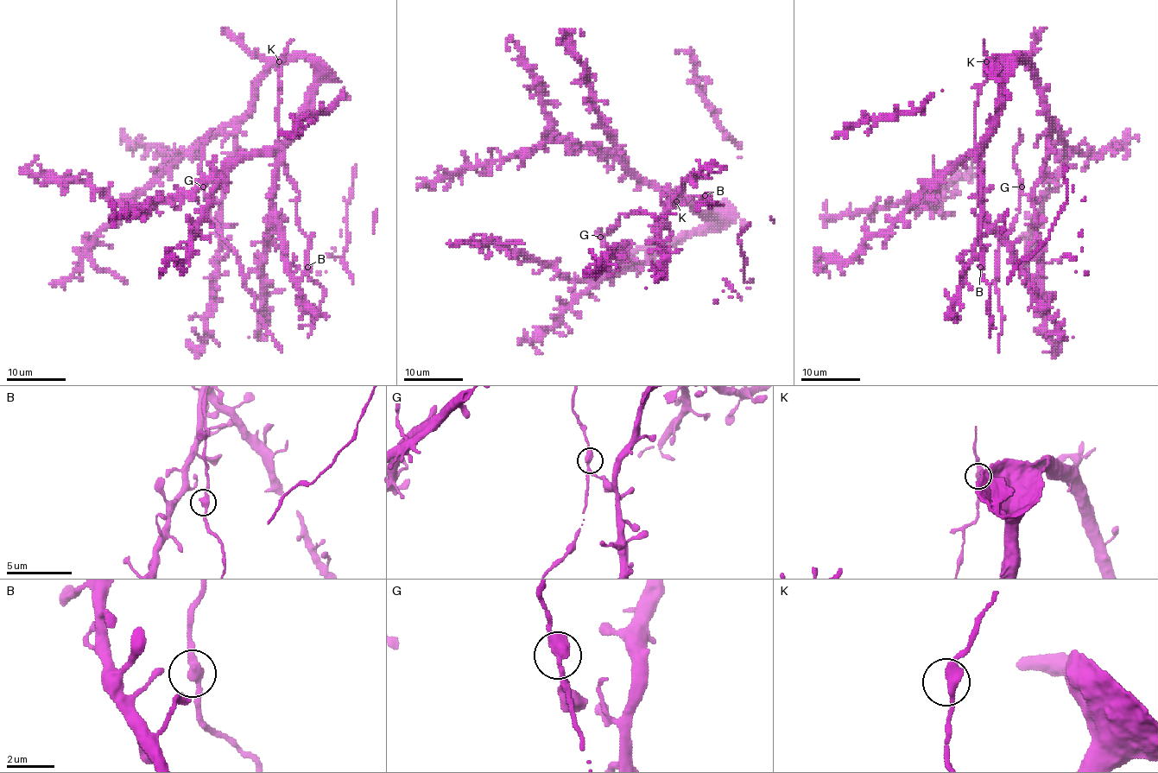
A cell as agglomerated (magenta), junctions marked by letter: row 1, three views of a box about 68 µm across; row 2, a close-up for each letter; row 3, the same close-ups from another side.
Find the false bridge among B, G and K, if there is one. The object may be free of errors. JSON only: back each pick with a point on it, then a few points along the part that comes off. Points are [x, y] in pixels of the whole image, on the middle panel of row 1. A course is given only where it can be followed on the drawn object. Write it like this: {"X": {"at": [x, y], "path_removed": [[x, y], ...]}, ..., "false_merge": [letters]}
{"false_merge": []}

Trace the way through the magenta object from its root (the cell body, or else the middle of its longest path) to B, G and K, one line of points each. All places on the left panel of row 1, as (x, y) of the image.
B: (315, 73), (313, 103), (303, 123), (279, 146), (285, 174), (299, 193), (297, 224), (310, 243), (307, 267)
G: (315, 73), (307, 59), (281, 59), (270, 69), (254, 110), (237, 127), (223, 198), (217, 203), (204, 186)
K: (315, 73), (313, 103), (303, 123), (279, 146), (281, 129), (276, 113), (281, 88), (279, 61)

